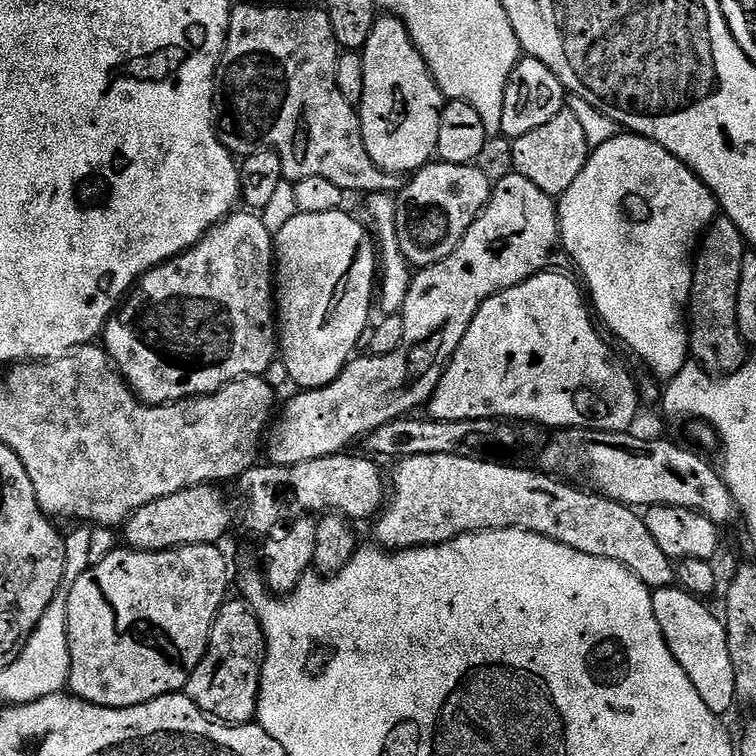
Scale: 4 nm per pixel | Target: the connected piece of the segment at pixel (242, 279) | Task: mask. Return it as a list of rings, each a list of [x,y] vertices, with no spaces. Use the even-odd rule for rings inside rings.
[[[233,211],[219,224],[215,224],[193,248],[187,248],[181,256],[151,268],[145,276],[140,277],[120,307],[108,319],[102,333],[102,347],[116,365],[116,371],[143,404],[176,404],[180,400],[189,400],[191,396],[209,396],[211,392],[217,392],[222,386],[241,380],[244,376],[263,376],[266,368],[278,356],[278,325],[274,311],[274,233],[266,230],[255,211]]]

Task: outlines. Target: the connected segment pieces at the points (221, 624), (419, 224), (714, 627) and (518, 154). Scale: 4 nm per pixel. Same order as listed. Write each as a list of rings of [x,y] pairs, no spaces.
[[[225,599],[214,618],[208,649],[188,680],[186,695],[200,707],[205,716],[221,724],[250,724],[256,720],[256,707],[260,697],[260,667],[264,664],[264,627],[258,622],[247,600],[232,599]]]
[[[433,162],[427,164],[411,177],[412,180],[401,187],[396,196],[396,229],[398,230],[398,246],[408,263],[417,269],[429,268],[432,264],[442,262],[462,242],[462,238],[470,230],[470,226],[488,207],[488,199],[492,196],[493,181],[482,174],[475,164],[446,164]]]
[[[679,586],[655,589],[652,593],[654,602],[654,618],[658,618],[658,626],[662,626],[662,634],[666,638],[666,646],[670,646],[670,654],[678,658],[678,666],[686,670],[686,678],[694,682],[694,690],[715,716],[727,717],[732,707],[737,707],[736,667],[730,662],[730,646],[728,645],[728,629],[725,621],[707,608],[705,601],[698,596],[691,596]]]
[[[567,108],[537,130],[515,137],[512,143],[513,171],[553,198],[558,198],[573,185],[590,155],[591,148],[586,133],[578,118]]]

